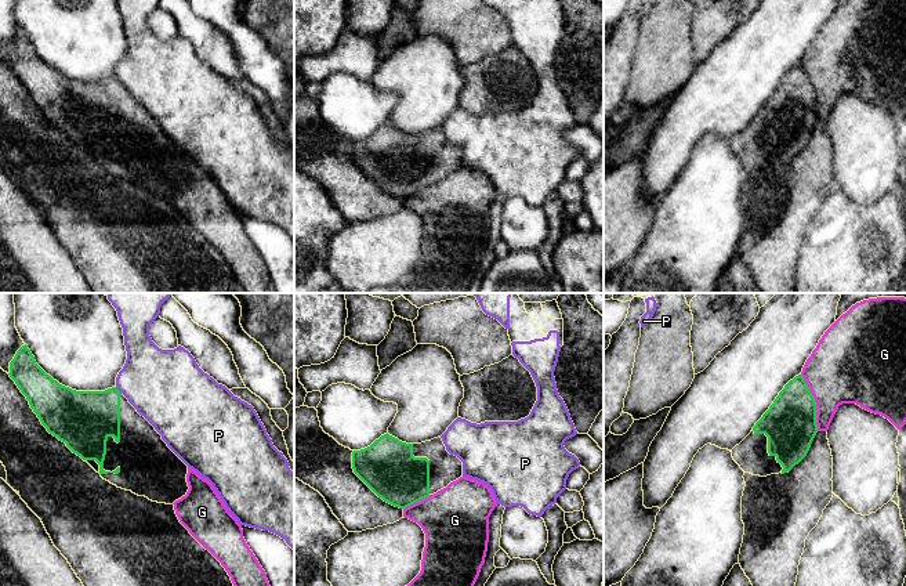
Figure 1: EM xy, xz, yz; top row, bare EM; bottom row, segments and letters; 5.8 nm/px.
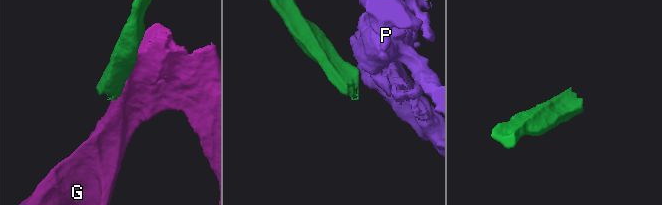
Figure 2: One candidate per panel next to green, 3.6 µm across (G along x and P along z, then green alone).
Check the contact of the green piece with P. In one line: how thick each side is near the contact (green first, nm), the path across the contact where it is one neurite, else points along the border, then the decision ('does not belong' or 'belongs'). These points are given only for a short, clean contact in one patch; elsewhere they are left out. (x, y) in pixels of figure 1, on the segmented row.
calibres 320 and 400 nm; border xy (115, 387), (122, 393); does not belong

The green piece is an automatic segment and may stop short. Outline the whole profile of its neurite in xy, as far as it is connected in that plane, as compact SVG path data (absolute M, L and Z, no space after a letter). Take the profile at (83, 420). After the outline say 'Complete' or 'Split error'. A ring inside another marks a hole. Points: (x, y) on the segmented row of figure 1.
M26 344L10 362L8 375L47 431L65 442L104 480L157 503L173 504L186 495L188 466L116 387L105 391L76 391L65 387L36 363Z. Split error

